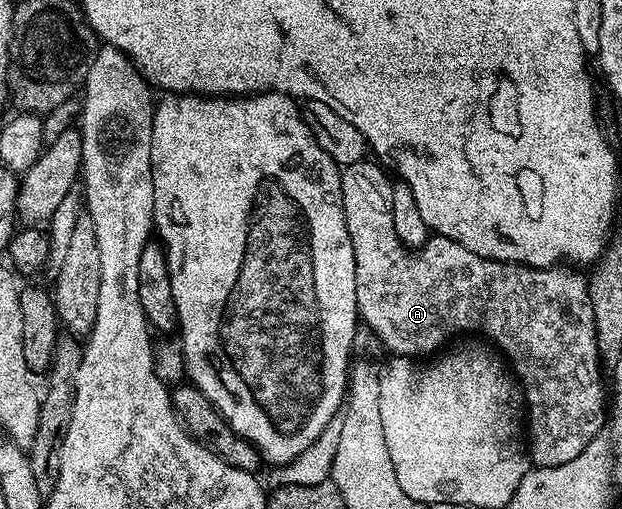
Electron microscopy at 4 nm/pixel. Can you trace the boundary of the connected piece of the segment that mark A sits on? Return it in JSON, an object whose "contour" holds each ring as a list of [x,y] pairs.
{"contour":[[[364,158],[346,165],[341,171],[341,198],[345,210],[345,226],[349,230],[349,238],[353,242],[355,277],[357,278],[357,306],[359,307],[360,321],[370,329],[374,339],[376,341],[380,340],[391,351],[391,354],[412,358],[427,358],[438,353],[440,351],[438,348],[450,336],[455,336],[458,332],[484,332],[492,340],[490,343],[505,357],[510,371],[514,373],[521,385],[521,396],[525,401],[525,428],[529,433],[530,463],[541,468],[548,468],[549,466],[561,466],[565,462],[573,462],[573,458],[577,458],[577,454],[581,454],[581,450],[585,450],[585,446],[589,446],[593,437],[602,432],[605,427],[605,402],[603,406],[603,375],[605,375],[605,372],[601,367],[599,351],[597,350],[593,306],[591,305],[591,295],[587,293],[588,277],[586,275],[582,276],[579,273],[582,271],[571,266],[530,268],[527,264],[506,264],[500,260],[481,258],[481,254],[473,254],[473,250],[465,250],[465,246],[461,246],[444,236],[432,235],[423,243],[422,248],[412,250],[405,247],[397,238],[397,230],[393,230],[392,181],[387,180],[386,175],[388,176],[388,173],[371,158]]]}

